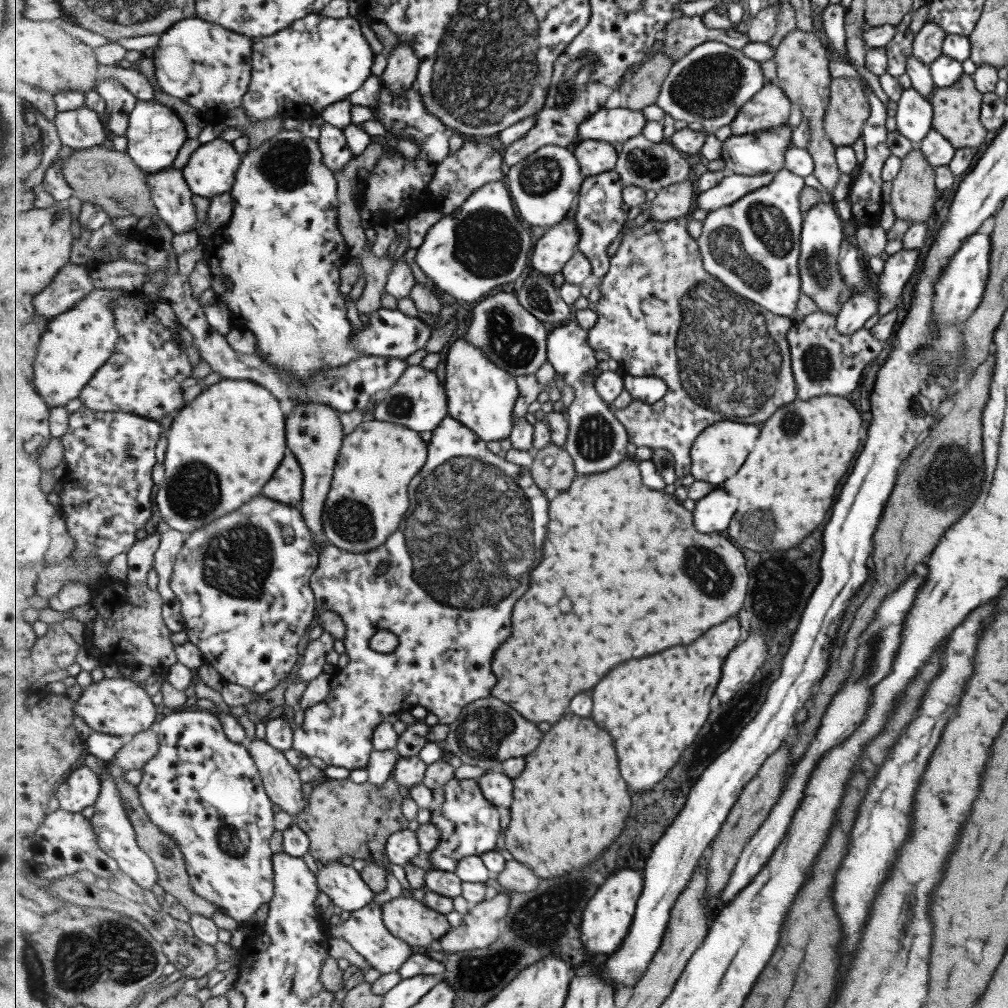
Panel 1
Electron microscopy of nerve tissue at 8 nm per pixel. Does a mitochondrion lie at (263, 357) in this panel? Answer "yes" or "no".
no

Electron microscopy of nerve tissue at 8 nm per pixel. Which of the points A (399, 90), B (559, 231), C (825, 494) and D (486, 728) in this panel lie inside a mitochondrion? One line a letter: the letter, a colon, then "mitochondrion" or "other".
A: other
B: other
C: other
D: mitochondrion

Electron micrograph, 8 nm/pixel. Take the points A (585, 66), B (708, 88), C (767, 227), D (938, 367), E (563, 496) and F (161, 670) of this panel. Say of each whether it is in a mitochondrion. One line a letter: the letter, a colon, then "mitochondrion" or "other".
A: mitochondrion
B: mitochondrion
C: mitochondrion
D: mitochondrion
E: other
F: other

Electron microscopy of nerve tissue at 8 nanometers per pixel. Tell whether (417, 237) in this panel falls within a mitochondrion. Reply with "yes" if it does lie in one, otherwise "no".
no

